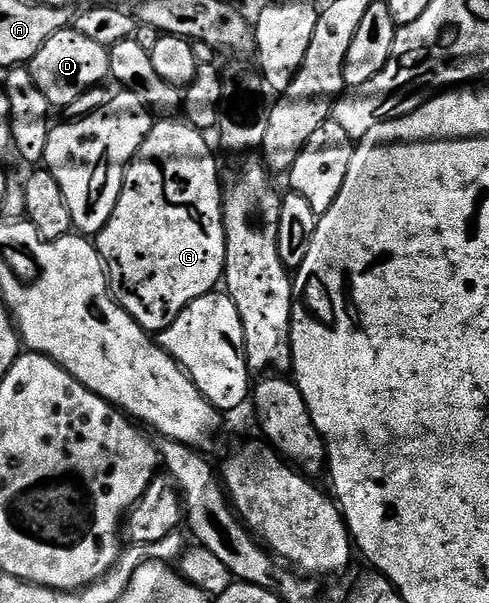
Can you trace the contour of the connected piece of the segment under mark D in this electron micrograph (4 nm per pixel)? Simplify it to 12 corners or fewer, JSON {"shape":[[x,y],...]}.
{"shape":[[75,28],[38,48],[38,92],[66,108],[109,77],[109,47]]}

